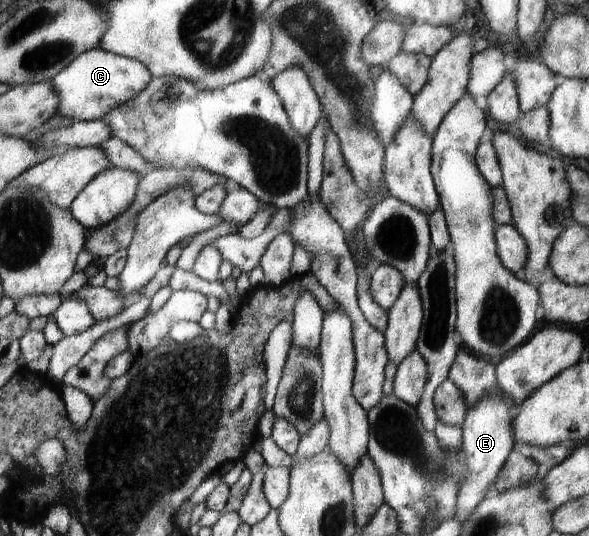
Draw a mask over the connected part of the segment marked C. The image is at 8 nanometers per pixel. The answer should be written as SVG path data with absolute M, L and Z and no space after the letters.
M101 48L84 52L53 80L62 94L59 113L75 121L104 119L115 107L133 100L153 79L150 69L141 61L115 55Z

